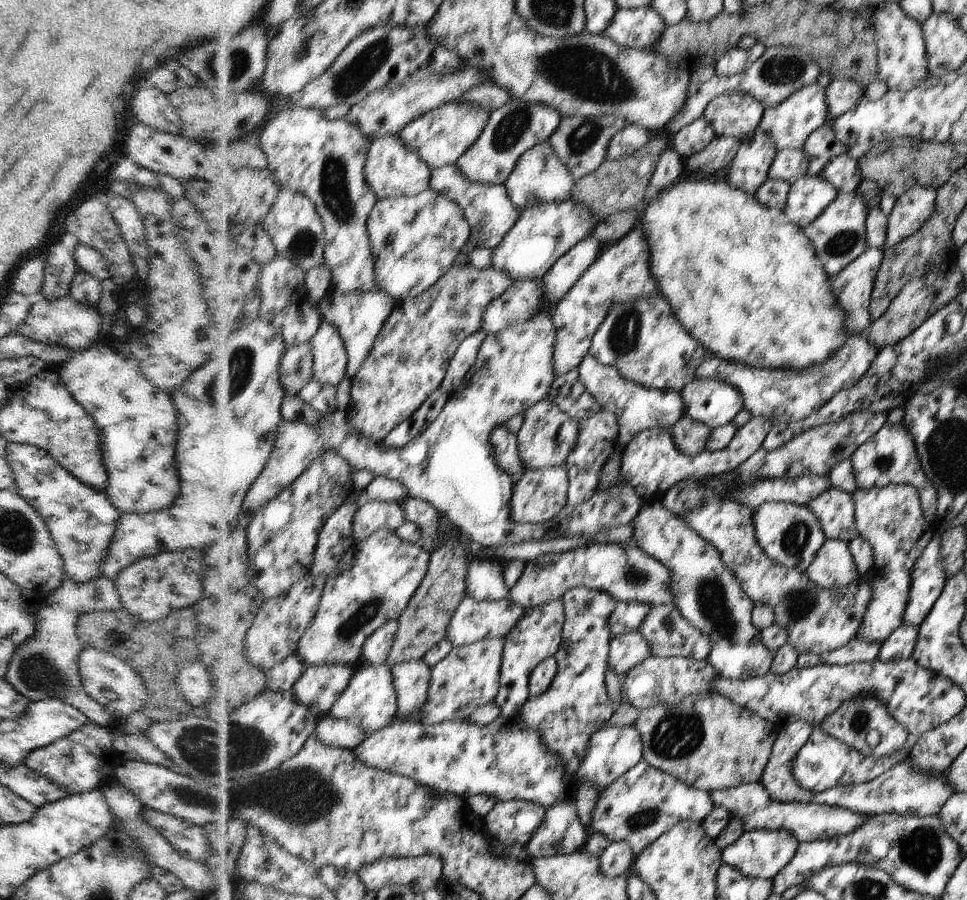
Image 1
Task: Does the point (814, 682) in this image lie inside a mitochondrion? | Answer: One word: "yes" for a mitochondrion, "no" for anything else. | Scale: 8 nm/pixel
no

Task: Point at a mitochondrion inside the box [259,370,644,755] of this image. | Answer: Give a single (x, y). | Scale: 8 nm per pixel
(369, 610)

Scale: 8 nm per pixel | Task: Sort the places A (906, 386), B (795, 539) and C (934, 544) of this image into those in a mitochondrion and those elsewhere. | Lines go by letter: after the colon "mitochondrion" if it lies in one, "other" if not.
A: other
B: mitochondrion
C: other

